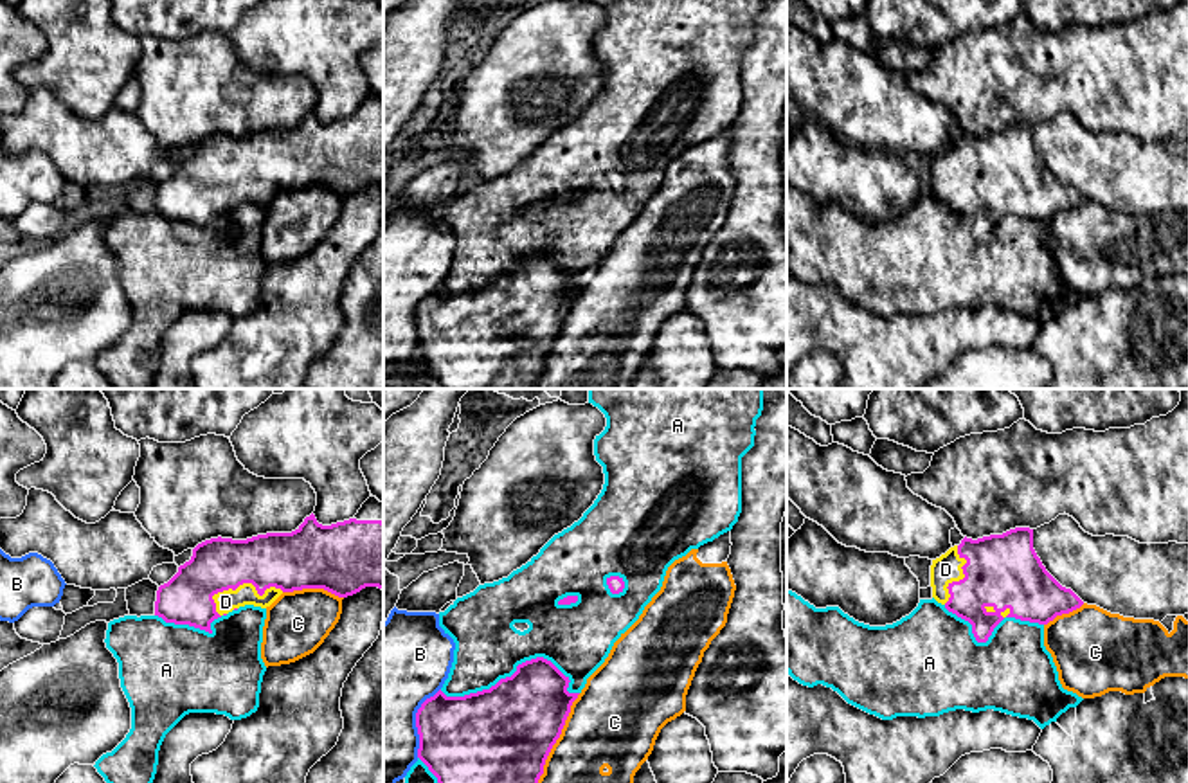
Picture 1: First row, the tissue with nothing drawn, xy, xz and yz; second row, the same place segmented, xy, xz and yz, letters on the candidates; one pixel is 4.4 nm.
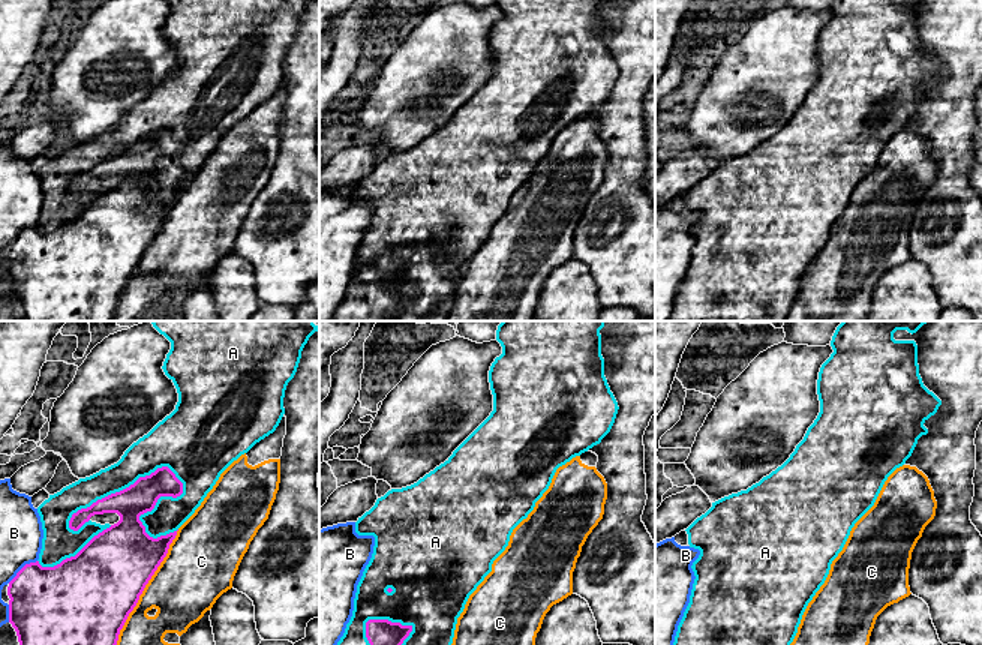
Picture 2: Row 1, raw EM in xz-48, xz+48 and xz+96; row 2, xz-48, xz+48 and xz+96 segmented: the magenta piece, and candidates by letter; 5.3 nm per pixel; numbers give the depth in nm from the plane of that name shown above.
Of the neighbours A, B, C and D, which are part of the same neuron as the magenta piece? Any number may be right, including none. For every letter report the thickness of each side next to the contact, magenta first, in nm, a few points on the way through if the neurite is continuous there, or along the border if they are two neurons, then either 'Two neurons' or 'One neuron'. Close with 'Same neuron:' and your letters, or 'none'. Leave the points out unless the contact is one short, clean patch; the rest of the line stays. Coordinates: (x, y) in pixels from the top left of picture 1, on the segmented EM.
A: Thickness 400 nm (magenta) against 300 nm. Two neurons
B: Thickness 380 nm (magenta) against 420 nm. Two neurons
C: Thickness 440 nm (magenta) against 400 nm. Two neurons
D: Thickness 260 nm (magenta) against 100 nm. One neuron
Same neuron: D

